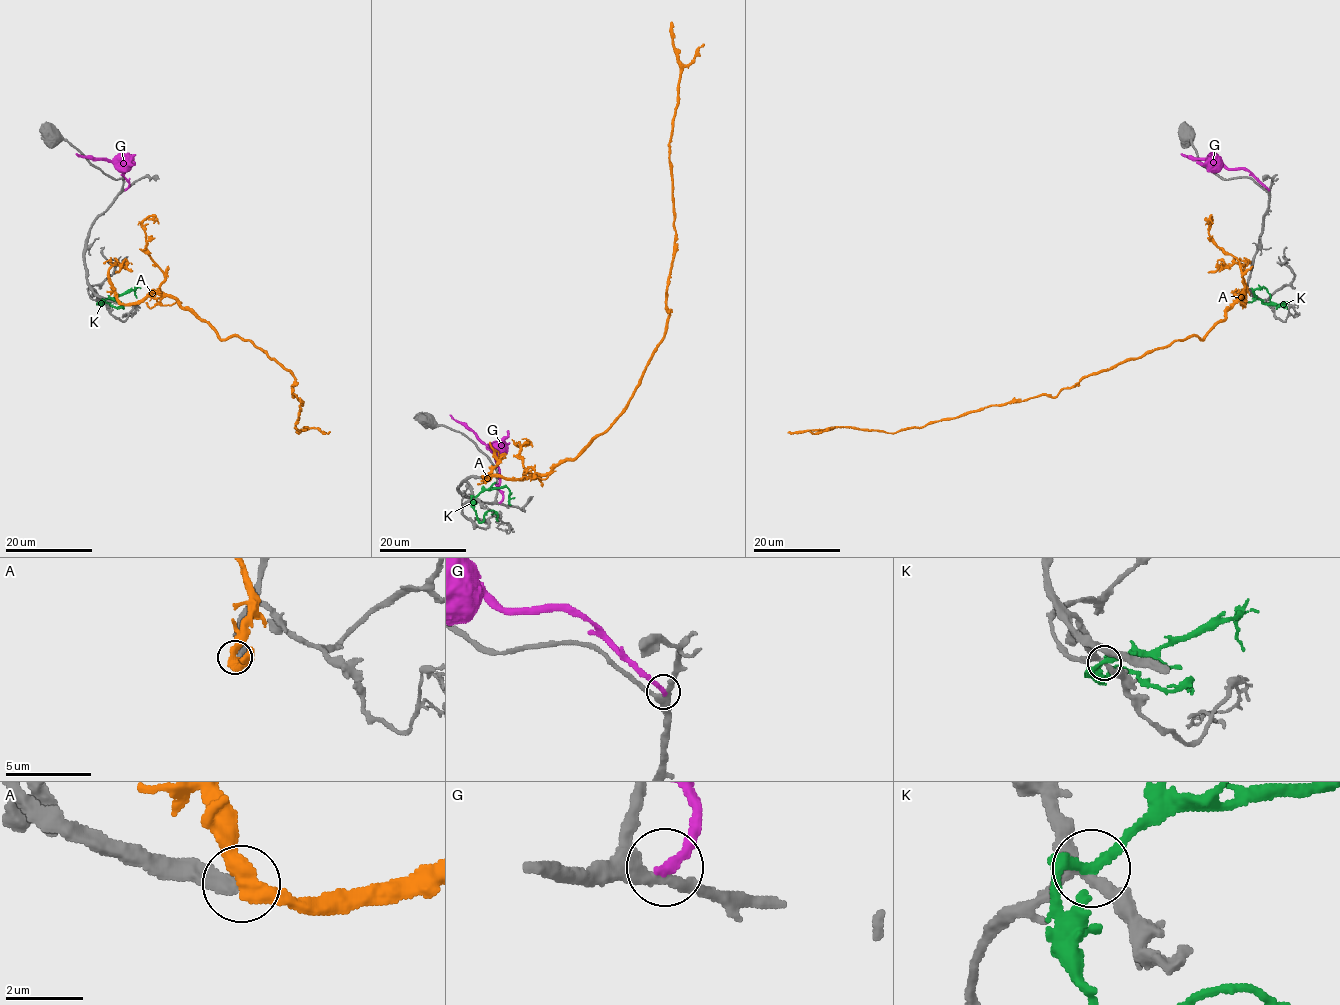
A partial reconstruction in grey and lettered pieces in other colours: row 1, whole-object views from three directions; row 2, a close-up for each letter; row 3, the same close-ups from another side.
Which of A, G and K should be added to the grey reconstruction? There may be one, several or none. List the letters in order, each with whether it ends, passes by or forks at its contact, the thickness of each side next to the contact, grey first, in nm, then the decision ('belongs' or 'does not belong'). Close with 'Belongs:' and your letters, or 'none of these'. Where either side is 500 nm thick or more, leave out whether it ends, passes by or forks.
A: it passes by; calibres 360 and 400 nm; belongs
G: it ends; calibres 280 and 280 nm; does not belong
K: it passes by; calibres 260 and 240 nm; does not belong
Belongs: A

